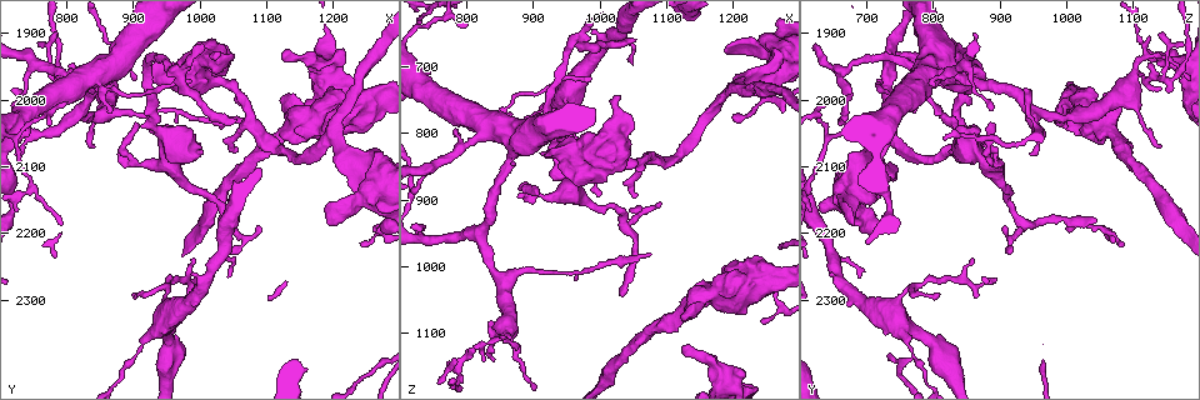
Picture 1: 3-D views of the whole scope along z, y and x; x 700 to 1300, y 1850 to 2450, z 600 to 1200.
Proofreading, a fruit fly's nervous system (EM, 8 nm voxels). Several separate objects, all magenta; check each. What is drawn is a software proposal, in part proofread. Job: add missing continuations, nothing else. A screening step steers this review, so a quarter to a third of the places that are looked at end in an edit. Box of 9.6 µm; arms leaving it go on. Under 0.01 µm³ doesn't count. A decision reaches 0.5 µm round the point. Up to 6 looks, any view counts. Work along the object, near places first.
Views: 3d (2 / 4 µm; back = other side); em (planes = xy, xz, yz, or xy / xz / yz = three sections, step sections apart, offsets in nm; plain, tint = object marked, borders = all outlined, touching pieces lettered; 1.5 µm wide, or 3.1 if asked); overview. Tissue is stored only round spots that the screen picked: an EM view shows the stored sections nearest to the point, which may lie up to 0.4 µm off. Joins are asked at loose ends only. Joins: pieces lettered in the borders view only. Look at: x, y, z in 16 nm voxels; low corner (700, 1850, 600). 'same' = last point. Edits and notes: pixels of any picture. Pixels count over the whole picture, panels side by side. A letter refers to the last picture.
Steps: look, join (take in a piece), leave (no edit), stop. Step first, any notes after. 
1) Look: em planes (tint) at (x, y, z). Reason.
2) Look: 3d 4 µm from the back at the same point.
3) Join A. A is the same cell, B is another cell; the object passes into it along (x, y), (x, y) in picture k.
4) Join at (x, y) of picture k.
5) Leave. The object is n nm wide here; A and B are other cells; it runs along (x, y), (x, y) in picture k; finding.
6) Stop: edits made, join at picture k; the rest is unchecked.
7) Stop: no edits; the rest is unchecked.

Look: 3d 4 µm at (1090, 2190, 905).

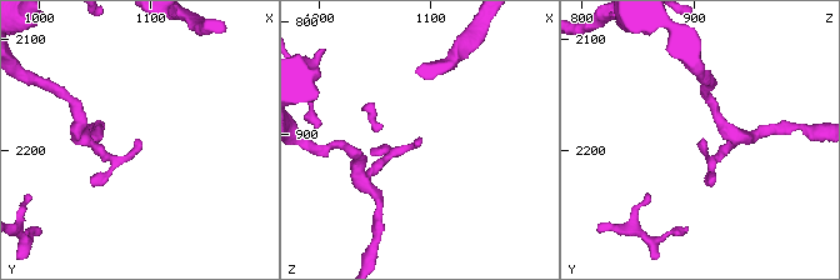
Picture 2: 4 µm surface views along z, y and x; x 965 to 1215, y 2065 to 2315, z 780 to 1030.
Look: em planes (borders) at (1090, 2190, 906).

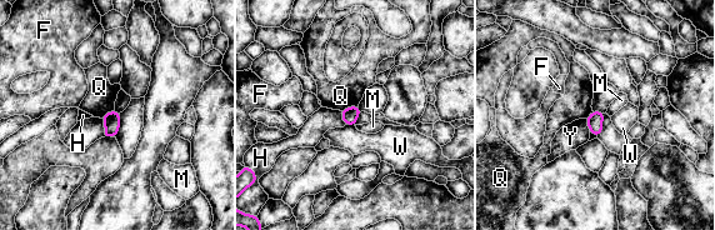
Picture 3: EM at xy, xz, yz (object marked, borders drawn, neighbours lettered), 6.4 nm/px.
Leave. F, H, M, Q, W and Y are other cells; a border runs along (358, 105), (340, 110) in picture 3; none of them fits.

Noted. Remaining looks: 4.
Look: em planes (tint) at (1125, 1935, 1120). An open end.

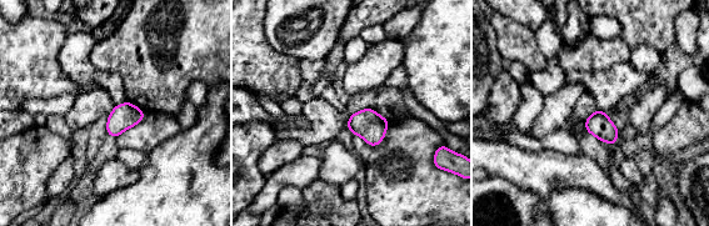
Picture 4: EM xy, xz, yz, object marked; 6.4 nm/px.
Look: em planes (borders) at the same point.

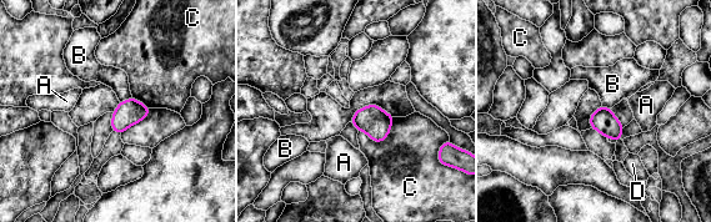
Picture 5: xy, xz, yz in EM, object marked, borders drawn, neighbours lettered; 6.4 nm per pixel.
Leave. The longest contact is with C, 240 nm; A, B, C and D are other cells; a border runs along (131, 97), (120, 102) in picture 5; no lettered piece goes on from it.

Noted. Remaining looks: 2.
Stop: no edits; the rest is unchecked.

